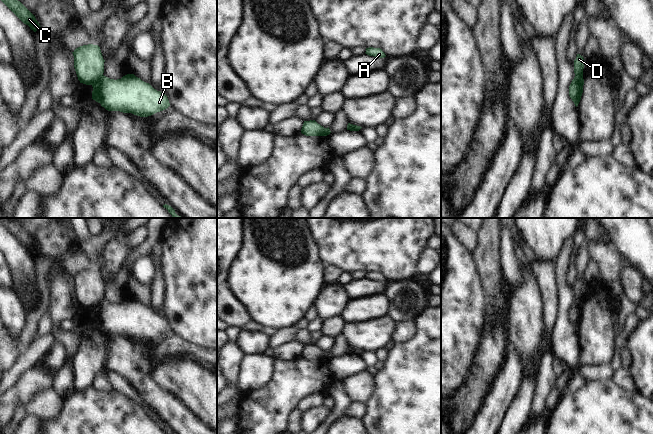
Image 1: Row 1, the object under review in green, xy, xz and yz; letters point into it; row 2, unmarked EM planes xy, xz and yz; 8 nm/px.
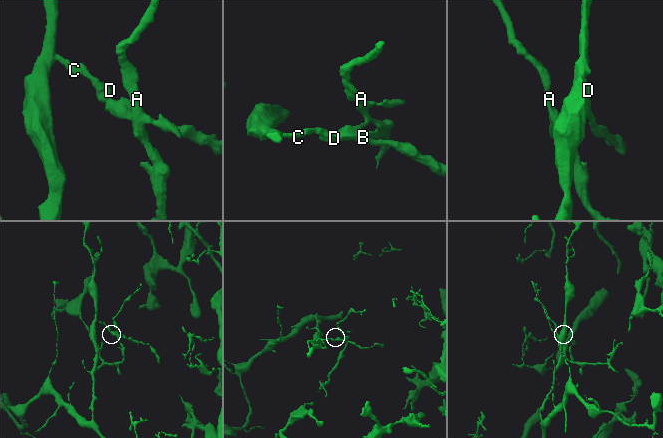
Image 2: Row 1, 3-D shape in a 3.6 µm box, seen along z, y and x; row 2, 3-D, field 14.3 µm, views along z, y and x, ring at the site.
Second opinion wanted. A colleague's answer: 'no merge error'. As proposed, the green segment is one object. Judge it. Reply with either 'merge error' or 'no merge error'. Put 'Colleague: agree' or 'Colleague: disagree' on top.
Colleague: disagree
merge error

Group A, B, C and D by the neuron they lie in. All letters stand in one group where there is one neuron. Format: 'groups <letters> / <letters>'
groups A B / C D

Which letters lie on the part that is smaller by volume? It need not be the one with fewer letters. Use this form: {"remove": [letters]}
{"remove": ["A", "B"]}

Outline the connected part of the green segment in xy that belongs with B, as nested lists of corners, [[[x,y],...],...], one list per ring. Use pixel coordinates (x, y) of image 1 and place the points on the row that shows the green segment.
[[[127,74],[117,80],[103,75],[92,87],[92,99],[108,111],[148,117],[170,106],[165,94],[134,74]]]

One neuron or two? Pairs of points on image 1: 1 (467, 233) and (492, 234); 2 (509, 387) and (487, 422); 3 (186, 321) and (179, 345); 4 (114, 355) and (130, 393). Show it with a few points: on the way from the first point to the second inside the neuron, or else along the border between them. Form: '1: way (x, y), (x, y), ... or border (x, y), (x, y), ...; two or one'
1: border (477, 233), (477, 246), (472, 251); two
2: way (500, 396), (491, 413); one
3: border (173, 332), (202, 348); two
4: border (105, 369), (112, 370), (121, 375), (140, 395); two

